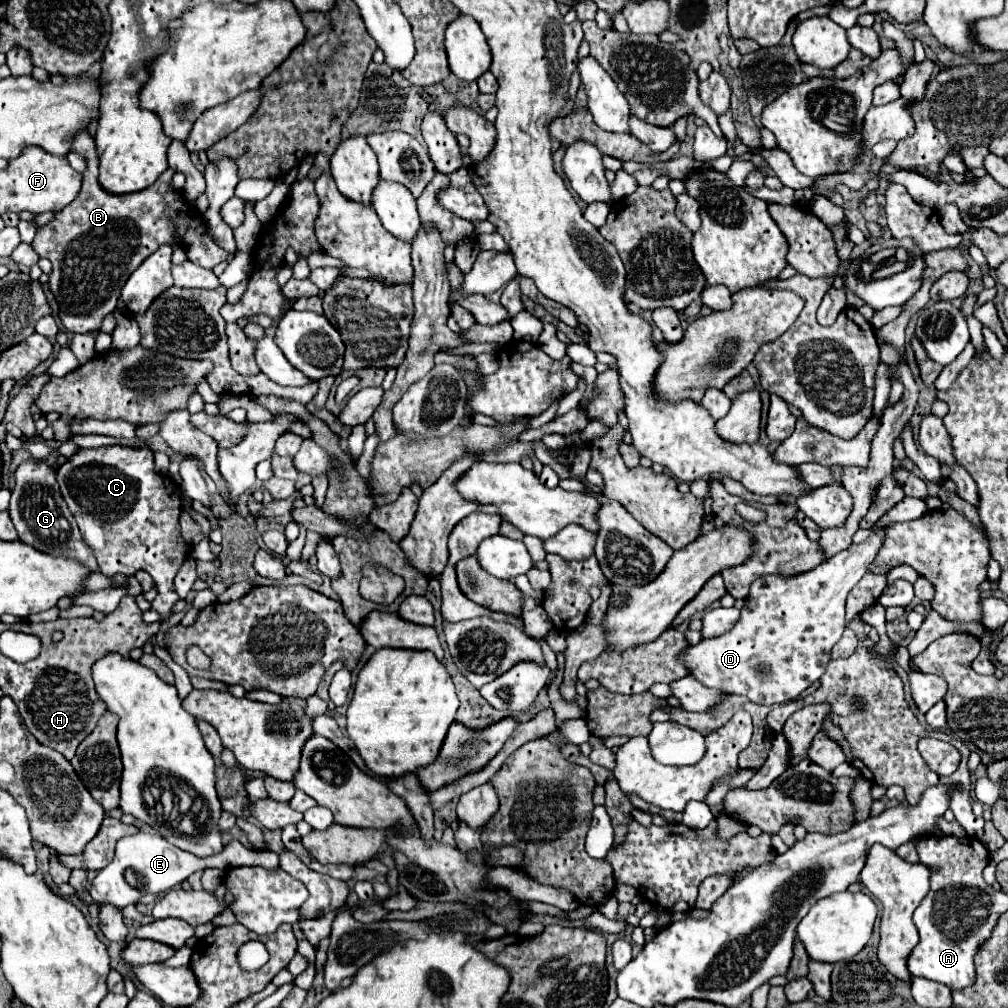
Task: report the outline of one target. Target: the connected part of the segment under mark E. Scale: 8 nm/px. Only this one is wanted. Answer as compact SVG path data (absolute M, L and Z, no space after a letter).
M136 832L132 836L124 836L116 844L114 860L96 874L88 892L90 892L92 900L98 904L110 902L110 904L116 904L118 908L124 908L128 904L136 904L142 894L160 894L160 892L172 890L174 886L182 884L196 870L204 870L207 867L226 870L238 866L261 866L273 870L279 867L279 857L268 851L249 851L240 842L230 842L220 853L206 858L198 858L192 856L190 852L184 852L184 850L172 846L158 834Z

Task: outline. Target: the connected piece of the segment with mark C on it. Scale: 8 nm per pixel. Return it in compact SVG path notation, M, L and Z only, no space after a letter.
M102 446L96 450L80 450L66 464L58 468L60 492L74 514L84 542L94 550L100 572L104 576L134 576L138 570L148 572L158 588L152 608L170 618L172 606L178 600L174 592L174 576L188 558L188 546L180 536L178 516L182 512L182 500L174 500L174 490L166 490L166 478L154 472L154 452L150 448L122 448L122 446Z

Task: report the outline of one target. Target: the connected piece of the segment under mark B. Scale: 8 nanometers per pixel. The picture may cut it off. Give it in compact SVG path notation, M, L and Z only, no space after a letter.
M88 130L80 132L80 136L74 140L72 152L78 152L88 160L82 182L84 190L80 190L78 198L68 208L58 212L52 222L48 222L44 228L38 228L38 234L32 242L34 252L52 262L48 288L58 300L58 316L68 332L98 332L104 316L116 310L120 290L128 276L162 244L182 246L188 250L190 262L208 270L228 260L228 252L224 252L208 234L204 216L196 212L186 196L170 184L176 170L168 168L156 180L156 184L144 192L112 196L98 184L96 148Z

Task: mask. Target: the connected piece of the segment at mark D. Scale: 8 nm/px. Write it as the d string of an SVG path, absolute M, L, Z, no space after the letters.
M886 526L876 528L862 544L852 544L806 574L758 578L744 600L740 622L724 636L702 640L684 652L684 664L688 664L690 674L708 688L746 696L764 706L800 698L826 672L830 650L846 628L846 596L868 572L870 562L884 544L884 534Z

